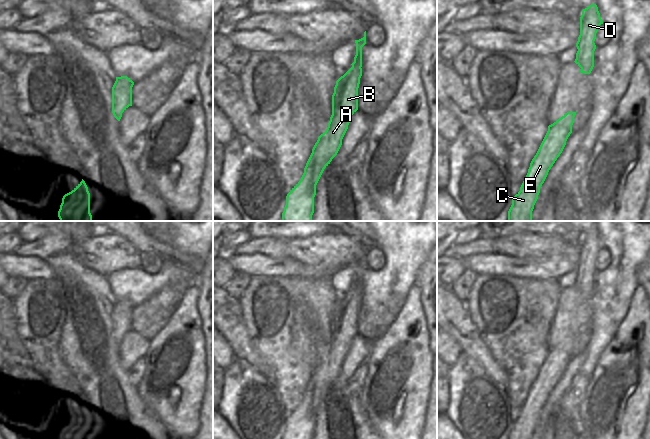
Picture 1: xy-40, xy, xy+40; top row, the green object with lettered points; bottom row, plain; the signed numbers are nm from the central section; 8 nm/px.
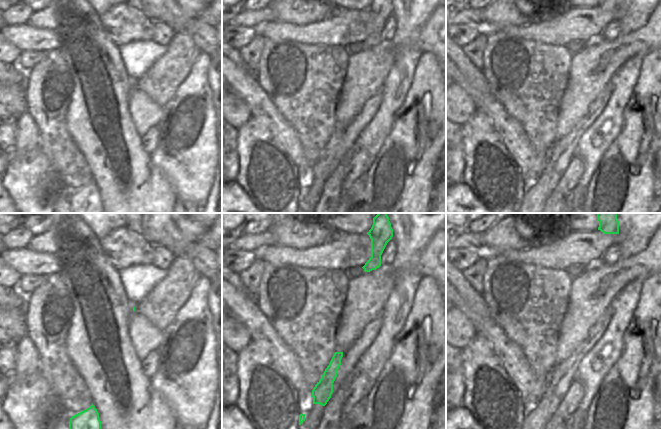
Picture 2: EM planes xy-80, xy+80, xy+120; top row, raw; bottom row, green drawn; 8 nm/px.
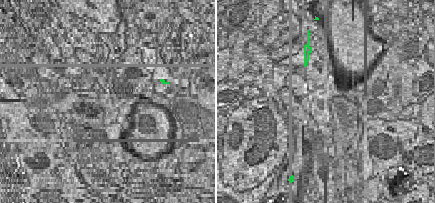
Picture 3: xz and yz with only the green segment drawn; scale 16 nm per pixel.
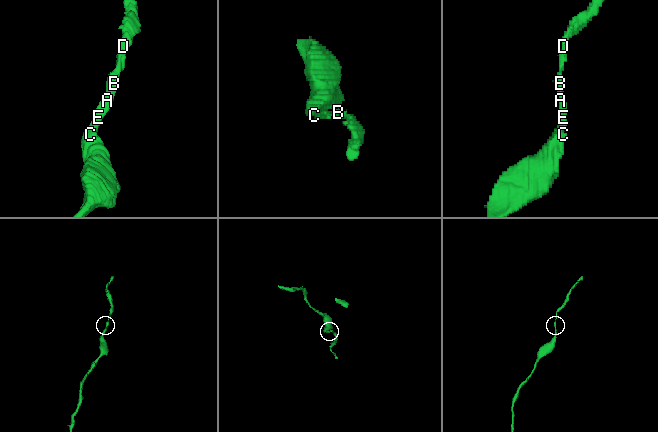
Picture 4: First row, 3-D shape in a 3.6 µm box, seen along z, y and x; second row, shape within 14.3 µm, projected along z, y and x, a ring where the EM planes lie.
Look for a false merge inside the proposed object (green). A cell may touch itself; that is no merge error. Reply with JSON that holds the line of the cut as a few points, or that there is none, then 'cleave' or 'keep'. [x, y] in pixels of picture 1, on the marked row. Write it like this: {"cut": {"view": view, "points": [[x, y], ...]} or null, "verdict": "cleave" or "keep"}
{"cut": null, "verdict": "keep"}

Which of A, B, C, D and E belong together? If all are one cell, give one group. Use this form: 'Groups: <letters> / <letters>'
Groups: A B C D E.

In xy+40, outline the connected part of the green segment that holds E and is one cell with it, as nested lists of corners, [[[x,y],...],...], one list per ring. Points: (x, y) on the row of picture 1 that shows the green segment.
[[[567,112],[553,124],[530,163],[520,191],[512,198],[508,221],[532,221],[532,211],[549,170],[562,153],[572,133],[576,112]]]

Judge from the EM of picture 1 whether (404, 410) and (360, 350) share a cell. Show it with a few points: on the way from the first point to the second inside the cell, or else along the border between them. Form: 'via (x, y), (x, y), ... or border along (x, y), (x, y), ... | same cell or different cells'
border along (372, 342), (370, 354), (365, 361) | different cells

